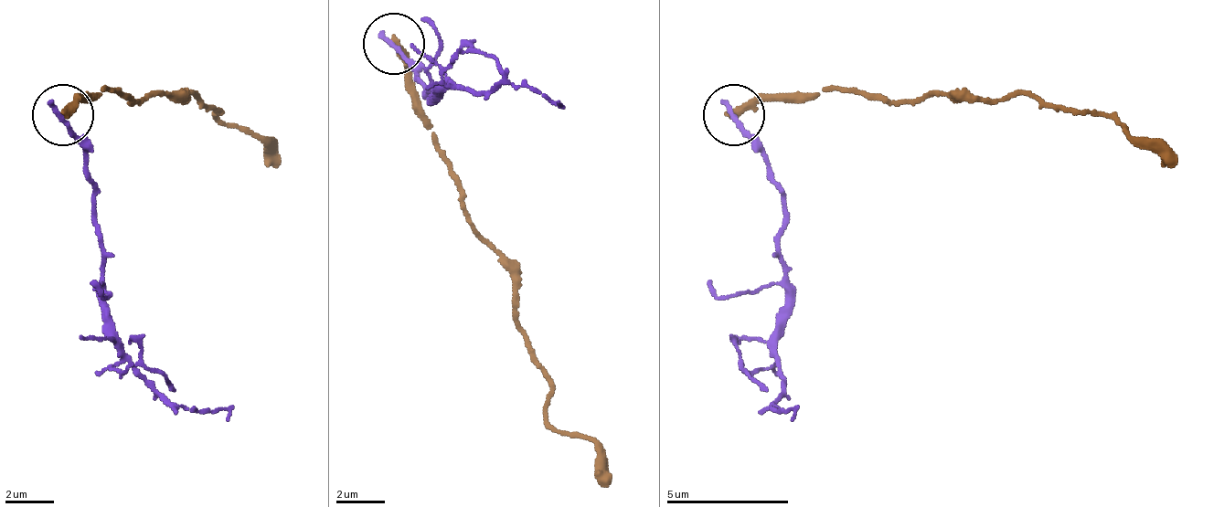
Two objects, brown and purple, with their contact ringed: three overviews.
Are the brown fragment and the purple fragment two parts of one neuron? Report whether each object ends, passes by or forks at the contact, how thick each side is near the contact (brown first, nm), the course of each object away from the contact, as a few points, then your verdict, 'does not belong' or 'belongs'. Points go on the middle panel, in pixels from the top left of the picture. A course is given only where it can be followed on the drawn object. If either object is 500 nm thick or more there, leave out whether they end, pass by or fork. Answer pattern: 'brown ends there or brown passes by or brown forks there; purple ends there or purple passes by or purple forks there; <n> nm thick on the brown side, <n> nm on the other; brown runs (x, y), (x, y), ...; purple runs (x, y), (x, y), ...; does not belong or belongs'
brown ends there; purple ends there; 360 nm thick on the brown side, 240 nm on the other; brown runs (395, 42), (431, 145), (468, 225), (511, 274), (523, 347), (548, 384), (548, 421), (597, 445), (609, 488); purple runs (395, 42), (425, 90), (511, 84), (559, 103); does not belong

